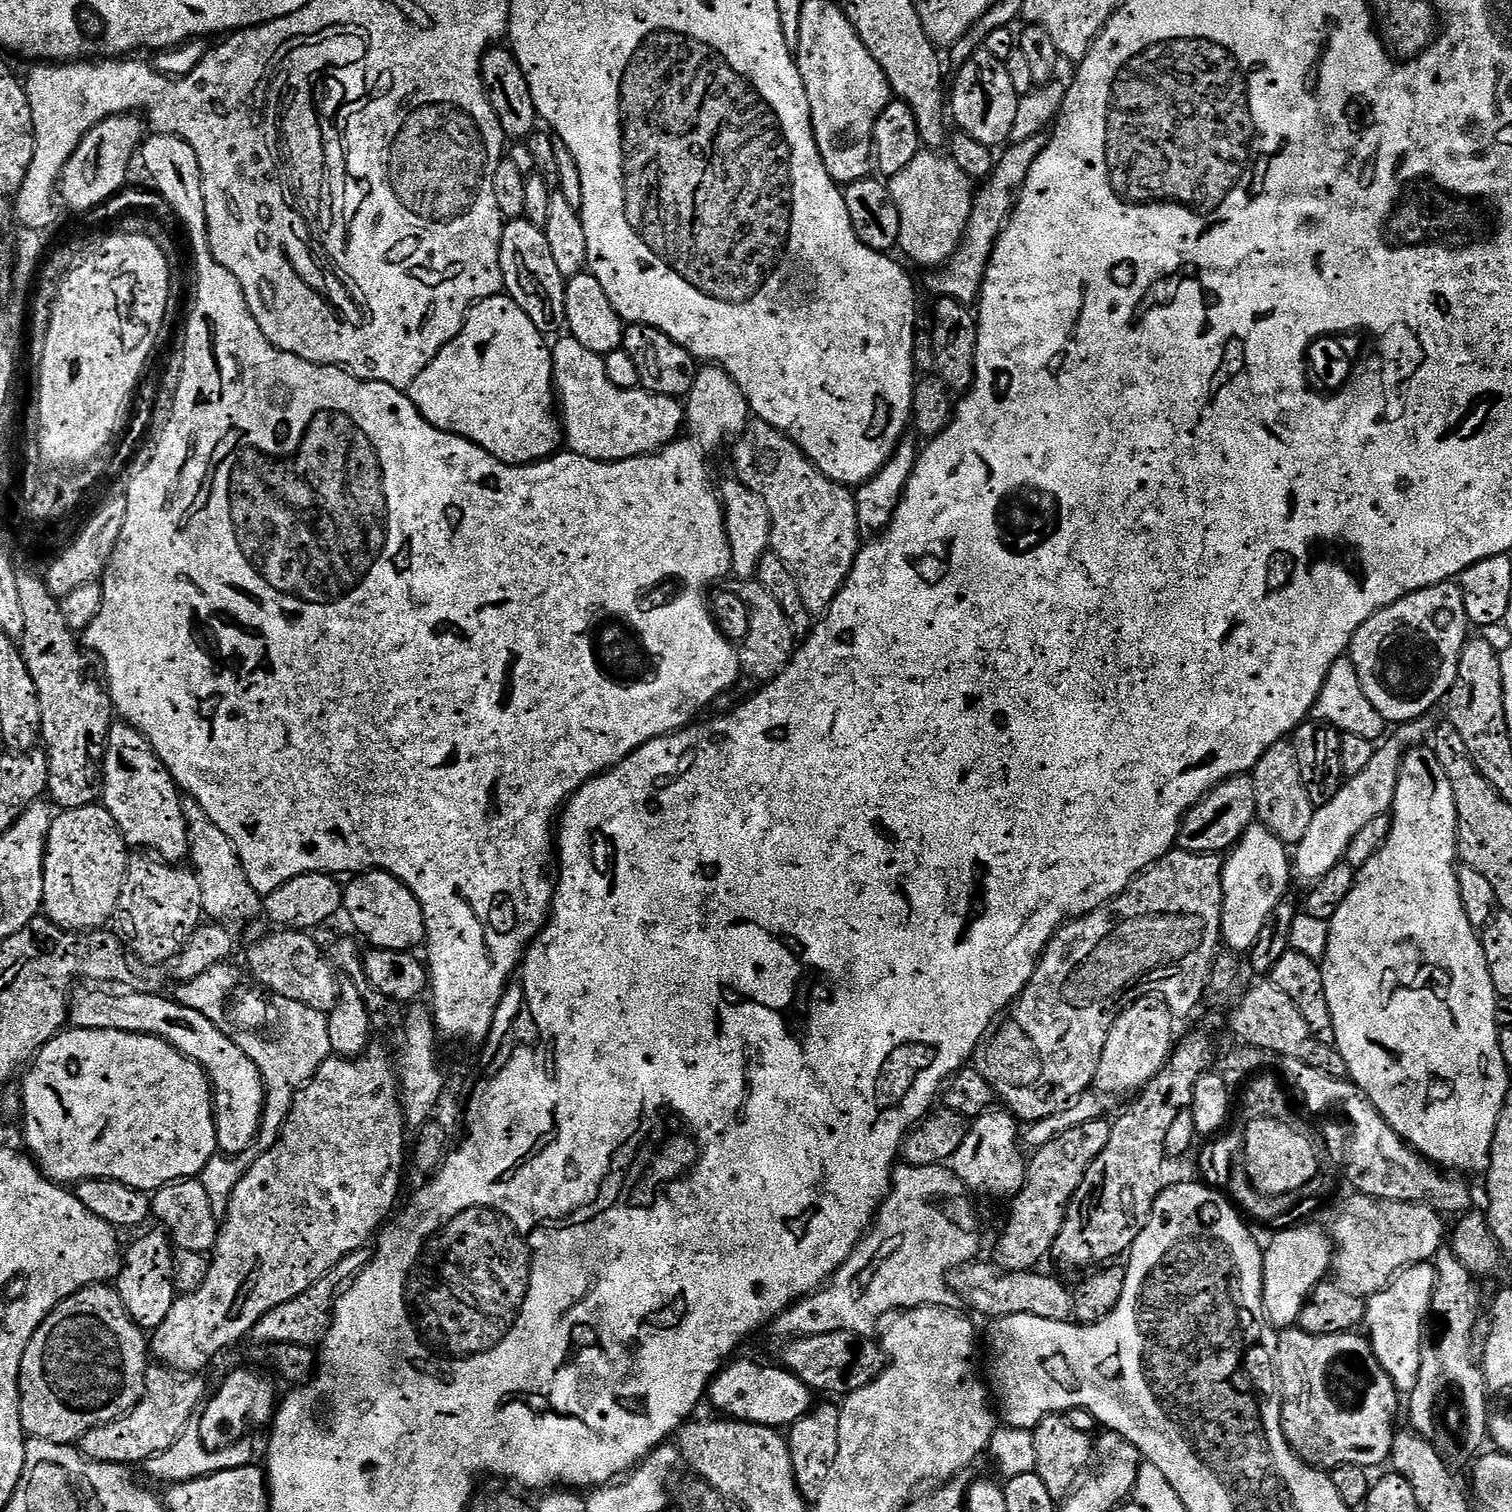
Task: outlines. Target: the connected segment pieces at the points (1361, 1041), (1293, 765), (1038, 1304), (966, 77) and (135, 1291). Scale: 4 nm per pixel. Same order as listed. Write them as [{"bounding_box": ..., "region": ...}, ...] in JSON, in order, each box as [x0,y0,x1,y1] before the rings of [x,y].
[{"bounding_box":[1322,746,1510,1173],"region":[[[1428,746],[1408,749],[1404,755],[1404,765],[1400,767],[1398,790],[1390,809],[1392,833],[1390,838],[1356,873],[1356,881],[1346,897],[1346,902],[1338,906],[1338,914],[1330,921],[1330,946],[1322,961],[1326,982],[1326,1002],[1330,1002],[1330,1018],[1334,1018],[1334,1045],[1342,1054],[1348,1067],[1348,1076],[1353,1084],[1367,1096],[1368,1100],[1382,1114],[1384,1121],[1421,1156],[1444,1170],[1487,1173],[1490,1166],[1490,1146],[1494,1142],[1494,1130],[1498,1126],[1498,1114],[1504,1105],[1506,1094],[1510,1091],[1508,1072],[1510,1066],[1502,1058],[1496,1025],[1496,987],[1490,978],[1486,954],[1477,929],[1470,926],[1466,910],[1462,910],[1462,894],[1458,890],[1458,853],[1456,850],[1456,807],[1454,790],[1450,790],[1450,778],[1442,770],[1435,752]]]},{"bounding_box":[1250,739,1317,846],"region":[[[1291,739],[1279,740],[1250,773],[1254,782],[1254,790],[1258,794],[1259,823],[1270,831],[1286,846],[1295,846],[1306,838],[1306,830],[1310,827],[1310,818],[1314,818],[1317,805],[1310,802],[1310,794],[1306,794],[1306,782],[1302,782],[1302,770],[1298,766],[1298,754],[1295,743]]]},{"bounding_box":[950,1263,1073,1322],"region":[[[995,1263],[963,1264],[951,1273],[950,1283],[953,1292],[961,1301],[965,1300],[976,1312],[987,1318],[1013,1316],[1014,1314],[1034,1314],[1034,1318],[1050,1318],[1054,1322],[1072,1320],[1073,1289],[1067,1288],[1052,1276],[1043,1276],[1043,1271],[1006,1272],[998,1270]]]},{"bounding_box":[950,50,1020,149],"region":[[[981,50],[973,54],[955,75],[956,81],[950,84],[950,116],[956,119],[955,127],[990,149],[1007,145],[1020,102],[1007,63]]]},{"bounding_box":[114,1231,178,1330],"region":[[[167,1231],[148,1232],[132,1245],[127,1245],[122,1256],[122,1267],[114,1281],[116,1293],[122,1298],[122,1306],[130,1318],[145,1330],[155,1330],[166,1322],[170,1306],[178,1295],[176,1290],[176,1252]]]}]

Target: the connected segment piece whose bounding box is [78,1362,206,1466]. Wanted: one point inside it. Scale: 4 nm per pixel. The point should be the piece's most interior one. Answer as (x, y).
(170, 1399)

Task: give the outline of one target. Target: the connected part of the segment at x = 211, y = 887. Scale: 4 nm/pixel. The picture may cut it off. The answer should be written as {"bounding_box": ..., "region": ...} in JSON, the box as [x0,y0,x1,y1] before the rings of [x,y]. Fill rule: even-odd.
{"bounding_box":[184,798,262,926],"region":[[[188,798],[184,800],[184,817],[188,823],[188,848],[190,864],[194,869],[198,882],[202,886],[202,906],[204,916],[209,921],[219,922],[225,926],[240,924],[243,920],[252,920],[262,912],[262,897],[250,886],[250,878],[242,866],[242,858],[238,858],[238,850],[214,822],[198,806],[198,802]]]}

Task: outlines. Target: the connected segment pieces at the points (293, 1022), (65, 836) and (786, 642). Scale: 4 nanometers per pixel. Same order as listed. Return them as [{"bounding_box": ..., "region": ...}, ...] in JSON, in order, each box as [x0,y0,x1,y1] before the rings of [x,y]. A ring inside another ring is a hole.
[{"bounding_box":[234,1000,333,1150],"region":[[[289,1000],[283,1001],[279,1006],[281,1007],[280,1029],[277,1030],[276,1036],[259,1036],[261,1033],[256,1030],[240,1030],[240,1033],[235,1033],[234,1036],[236,1045],[242,1050],[242,1054],[246,1054],[246,1058],[250,1058],[250,1062],[254,1062],[262,1074],[264,1113],[260,1123],[260,1132],[256,1135],[255,1143],[255,1147],[260,1150],[274,1146],[274,1142],[278,1142],[286,1118],[292,1109],[292,1100],[296,1093],[316,1075],[317,1070],[333,1055],[330,1046],[328,1017],[325,1013],[314,1010],[310,1006],[302,1006],[302,1002],[290,1002]]]},{"bounding_box":[43,803,130,932],"region":[[[103,803],[66,808],[53,815],[48,839],[44,842],[43,915],[68,932],[103,929],[107,920],[109,923],[115,917],[118,898],[122,894],[122,886],[128,873],[129,855],[130,849],[118,830],[118,822],[114,822],[112,815],[104,809]]]},{"bounding_box":[718,579,798,682],"region":[[[729,579],[728,597],[724,608],[718,612],[718,620],[722,625],[723,634],[736,651],[741,673],[752,680],[767,682],[782,674],[792,662],[792,653],[798,647],[798,637],[793,632],[786,614],[782,614],[782,606],[774,602],[770,590],[760,585],[759,580]]]}]

